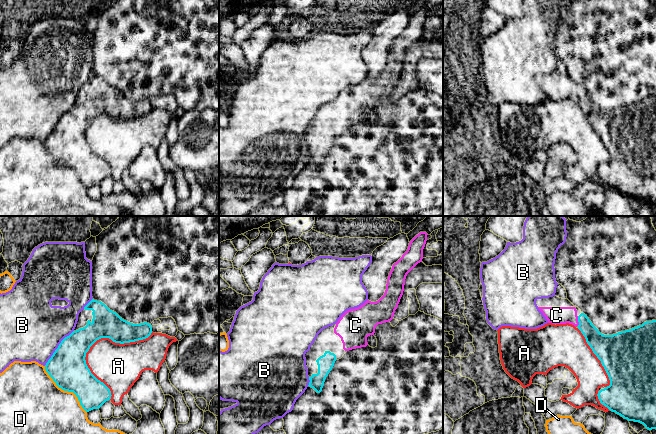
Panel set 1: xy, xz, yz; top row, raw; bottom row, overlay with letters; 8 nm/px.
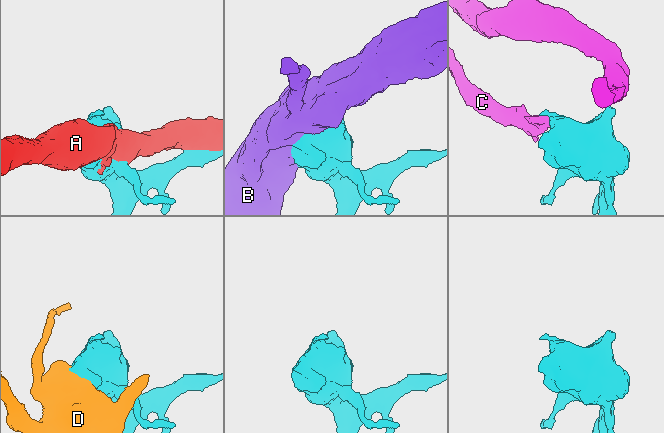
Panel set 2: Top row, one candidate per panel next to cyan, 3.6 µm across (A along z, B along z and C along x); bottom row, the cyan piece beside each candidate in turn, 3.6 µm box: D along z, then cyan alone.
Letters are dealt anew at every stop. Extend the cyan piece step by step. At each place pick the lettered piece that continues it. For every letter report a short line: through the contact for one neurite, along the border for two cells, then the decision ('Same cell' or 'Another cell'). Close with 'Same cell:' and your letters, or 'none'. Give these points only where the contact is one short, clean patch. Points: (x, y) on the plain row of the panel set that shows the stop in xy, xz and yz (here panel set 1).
A: Another cell
B: Another cell
C: Line: yz (599, 119), (578, 97), (569, 91), (556, 91). Same cell
D: Another cell
Same cell: C

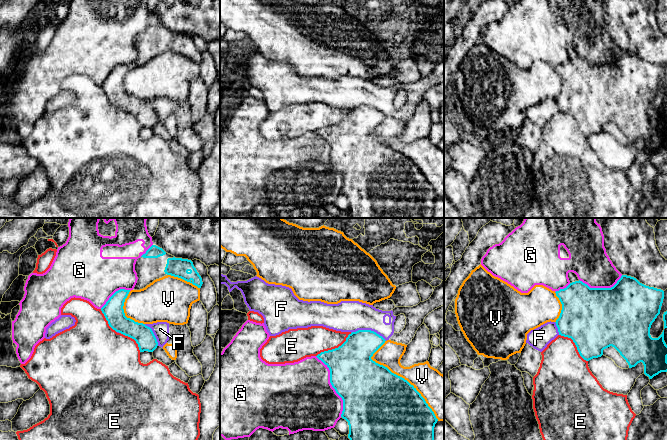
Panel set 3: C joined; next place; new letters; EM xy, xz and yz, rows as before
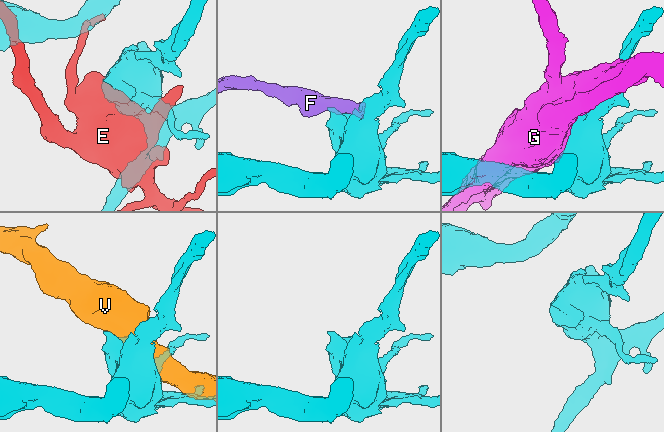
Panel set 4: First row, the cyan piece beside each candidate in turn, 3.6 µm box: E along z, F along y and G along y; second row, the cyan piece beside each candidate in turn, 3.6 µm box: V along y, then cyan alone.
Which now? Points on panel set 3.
E: Another cell
F: Another cell
G: Another cell
V: Another cell
Same cell: none

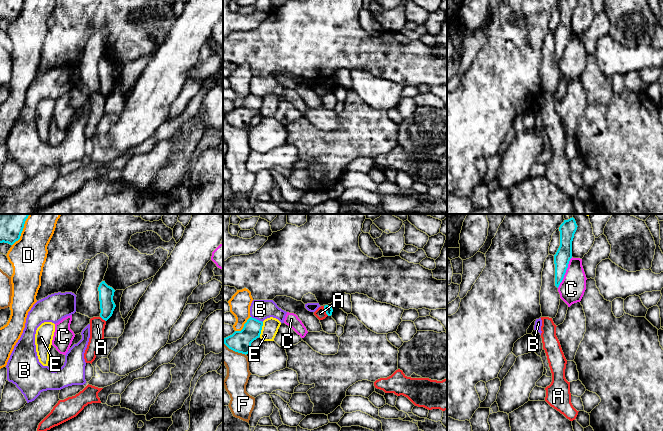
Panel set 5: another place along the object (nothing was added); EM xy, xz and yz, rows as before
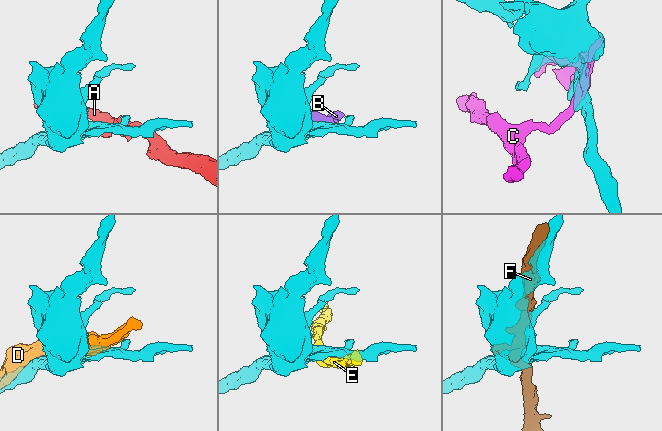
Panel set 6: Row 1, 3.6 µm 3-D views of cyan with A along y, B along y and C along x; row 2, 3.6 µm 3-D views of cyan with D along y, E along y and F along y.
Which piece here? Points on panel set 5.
A: Line: xz (323, 82), (328, 91). Another cell
B: Another cell
C: Another cell
D: Another cell
E: Another cell
F: Another cell
Same cell: none

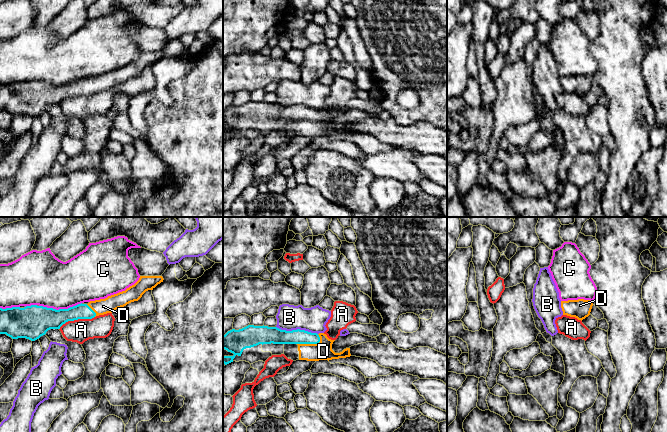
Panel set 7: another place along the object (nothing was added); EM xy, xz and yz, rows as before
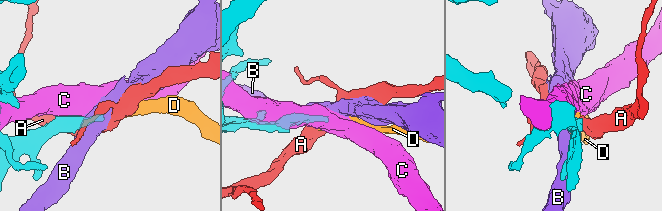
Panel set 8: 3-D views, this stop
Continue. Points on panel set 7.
A: Another cell
B: Line: xz (276, 102), (286, 106), (304, 105), (317, 110). Another cell
C: Another cell
D: Line: xz (298, 112), (310, 119), (323, 127). Same cell
Same cell: D

